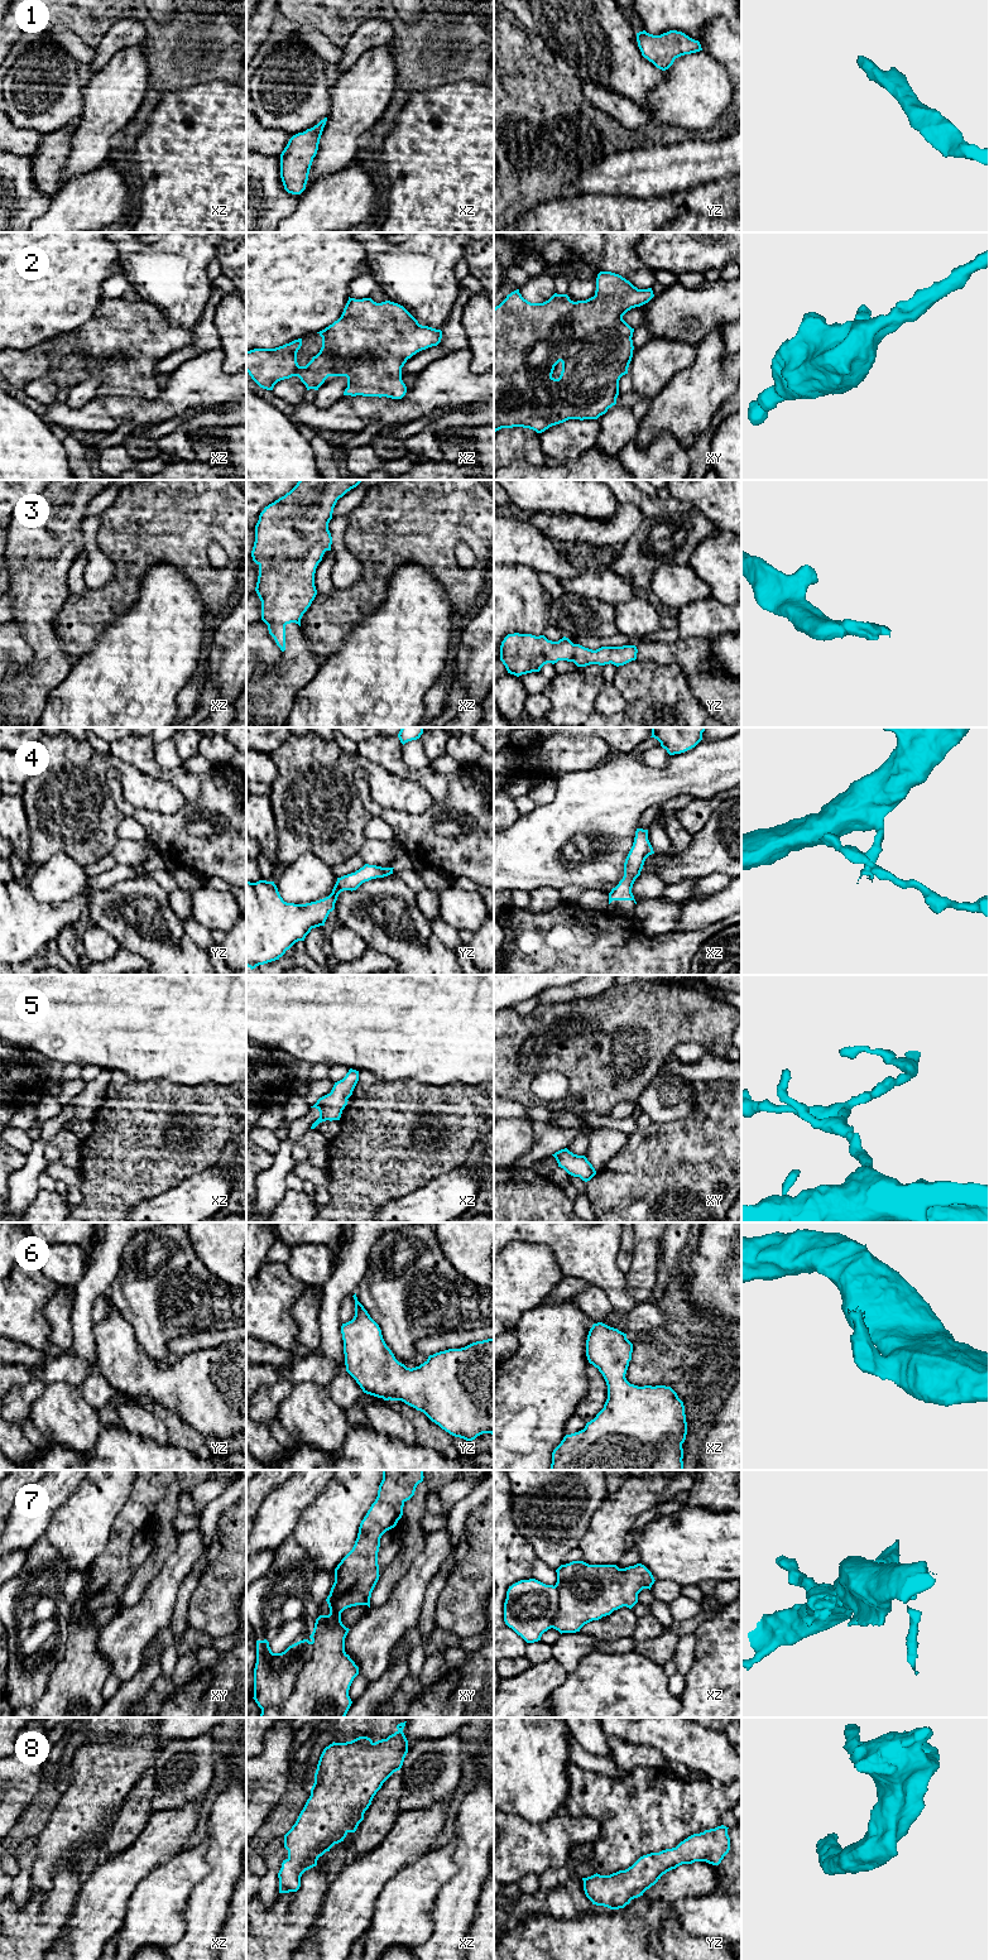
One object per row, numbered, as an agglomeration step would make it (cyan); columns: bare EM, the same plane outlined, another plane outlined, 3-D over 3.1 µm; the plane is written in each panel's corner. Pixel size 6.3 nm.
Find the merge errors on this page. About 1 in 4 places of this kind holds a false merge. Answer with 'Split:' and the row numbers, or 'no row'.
Split: 7

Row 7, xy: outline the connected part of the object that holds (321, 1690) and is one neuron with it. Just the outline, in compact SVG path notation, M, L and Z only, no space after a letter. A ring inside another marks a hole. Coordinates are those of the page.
M383 1470L378 1497L360 1523L352 1550L335 1569L335 1582L326 1601L328 1615L320 1615L309 1638L312 1651L308 1662L302 1667L288 1699L282 1706L261 1710L260 1718L345 1718L352 1701L350 1686L359 1675L359 1667L345 1652L345 1638L349 1633L341 1622L341 1613L351 1606L368 1605L379 1580L378 1552L381 1536L394 1528L403 1515L403 1507L423 1481L423 1470Z

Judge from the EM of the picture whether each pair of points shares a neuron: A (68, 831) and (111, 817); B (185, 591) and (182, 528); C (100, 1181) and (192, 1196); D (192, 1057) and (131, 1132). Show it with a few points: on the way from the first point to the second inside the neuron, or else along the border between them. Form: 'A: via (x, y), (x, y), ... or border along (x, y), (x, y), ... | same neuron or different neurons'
A: via (78, 821), (81, 818), (101, 817) | same neuron
B: border along (155, 563), (176, 566), (192, 582), (200, 599) | different neurons
C: border along (190, 1175), (177, 1185), (137, 1202) | different neurons
D: border along (143, 1079), (169, 1079), (177, 1084), (201, 1085) | different neurons

